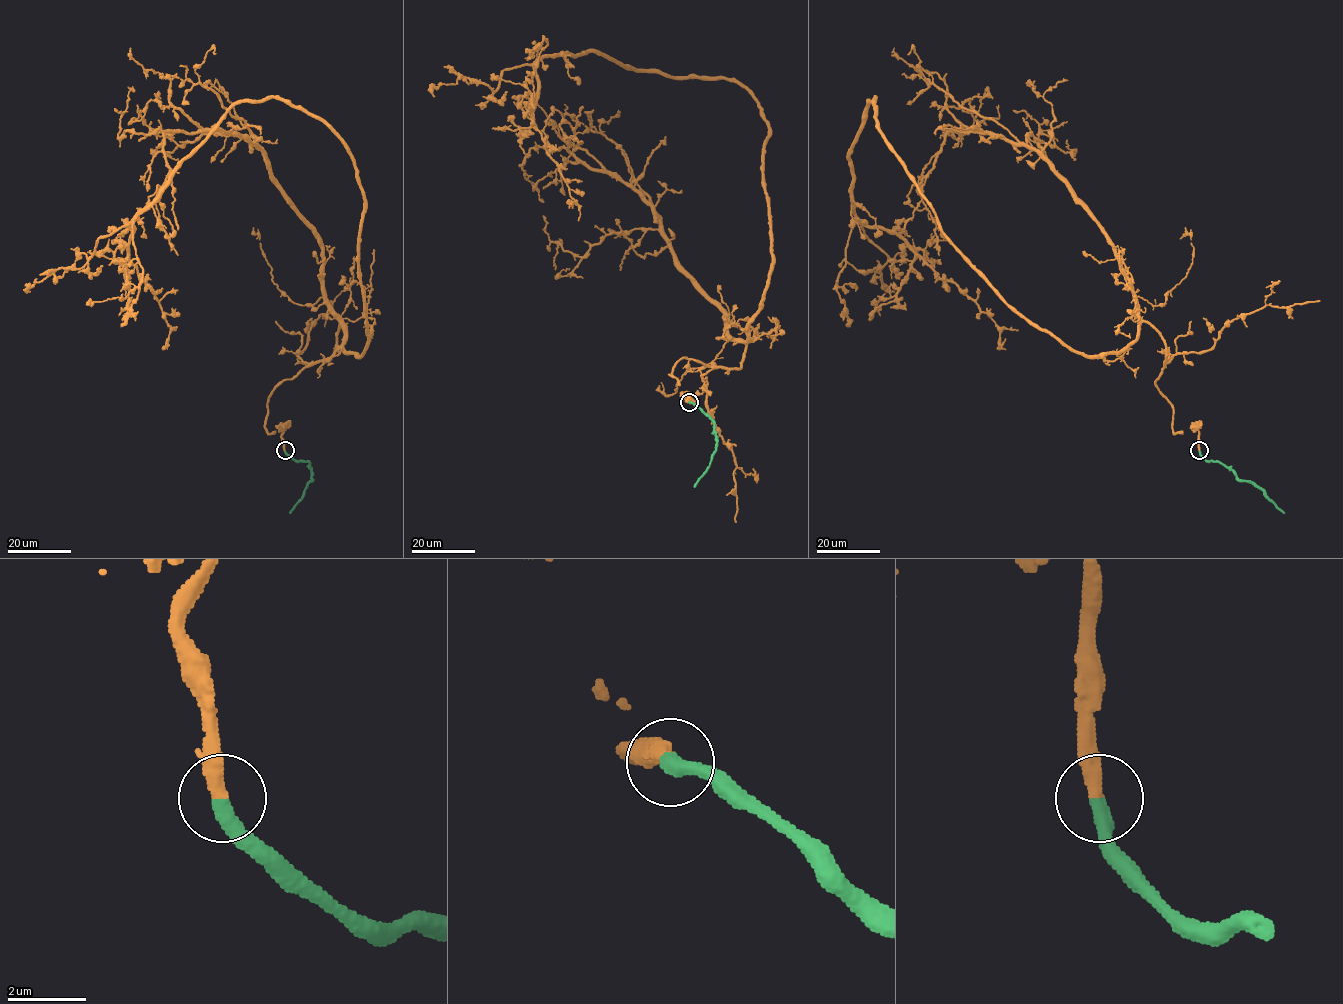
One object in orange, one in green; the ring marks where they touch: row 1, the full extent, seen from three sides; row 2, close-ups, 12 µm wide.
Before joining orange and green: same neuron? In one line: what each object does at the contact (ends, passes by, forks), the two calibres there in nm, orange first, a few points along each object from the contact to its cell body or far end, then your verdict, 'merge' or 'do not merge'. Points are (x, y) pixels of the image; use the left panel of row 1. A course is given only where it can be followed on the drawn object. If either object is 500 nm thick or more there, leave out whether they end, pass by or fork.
orange ends there; green ends there; 400 nm thick on the orange side, 400 nm on the other; orange runs (284, 450), (268, 395), (341, 321), (367, 342), (364, 193), (319, 120), (237, 101), (131, 224), (164, 349); green runs (284, 450), (295, 460), (309, 463), (311, 471), (311, 480), (302, 499), (289, 513); merge

